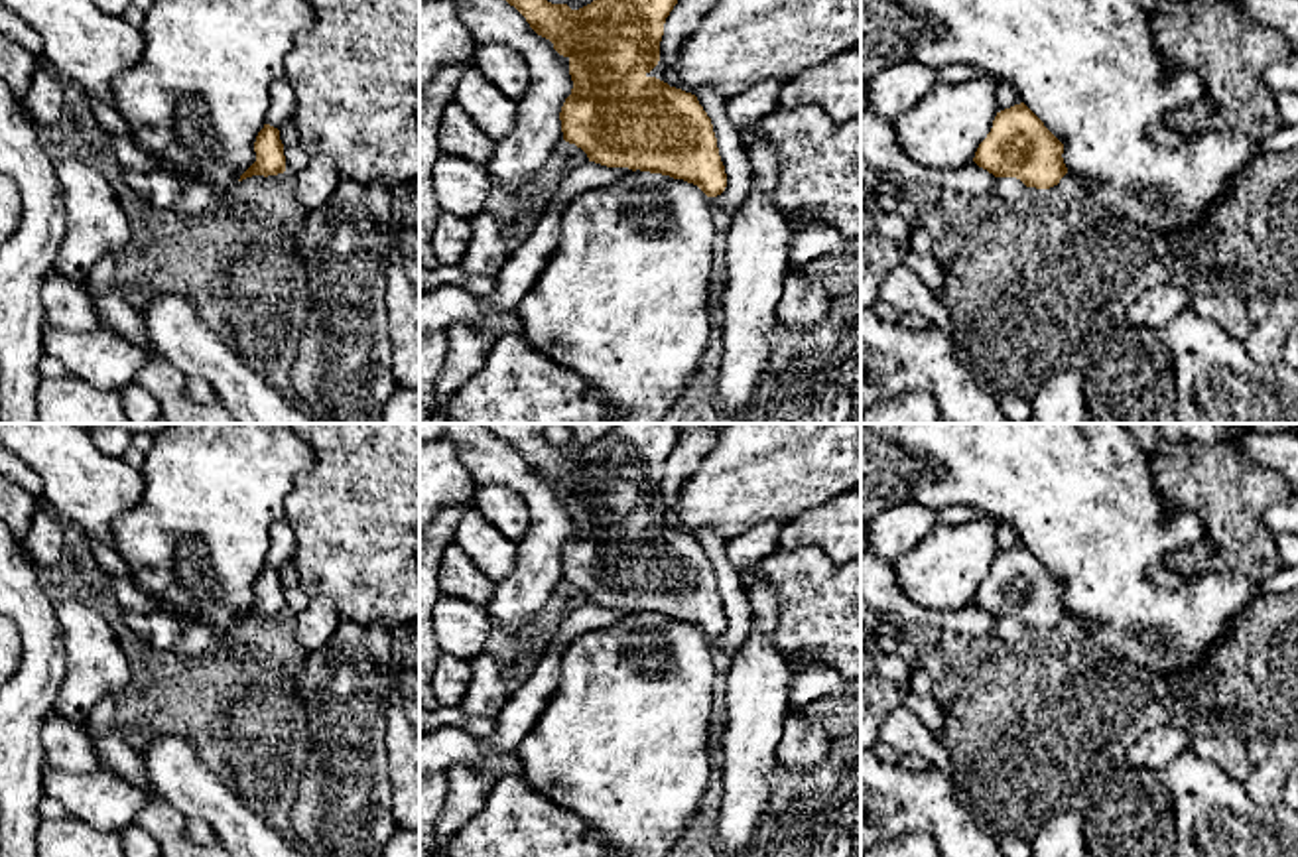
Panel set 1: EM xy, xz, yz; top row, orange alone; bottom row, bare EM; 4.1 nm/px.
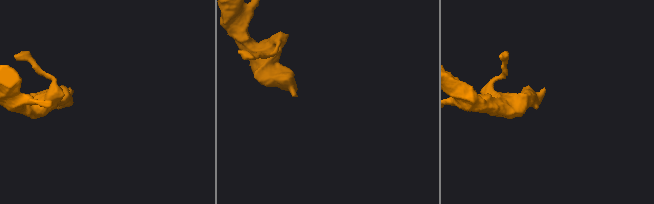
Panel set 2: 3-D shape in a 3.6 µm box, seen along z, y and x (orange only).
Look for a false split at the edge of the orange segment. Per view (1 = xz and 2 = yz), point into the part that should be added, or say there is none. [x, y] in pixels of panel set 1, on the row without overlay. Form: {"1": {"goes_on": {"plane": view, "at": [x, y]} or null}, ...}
{"1": {"goes_on": null}, "2": {"goes_on": null}}

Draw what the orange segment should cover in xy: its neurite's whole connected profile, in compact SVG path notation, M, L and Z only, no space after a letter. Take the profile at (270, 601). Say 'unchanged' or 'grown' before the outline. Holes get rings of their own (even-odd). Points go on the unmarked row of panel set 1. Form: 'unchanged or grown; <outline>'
unchanged; M264 565L254 583L256 603L240 617L238 623L252 617L278 617L286 613L284 585L280 571Z

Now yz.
unchanged; M1024 546L997 554L973 603L995 619L1016 619L1026 628L1050 630L1068 615L1064 585Z

